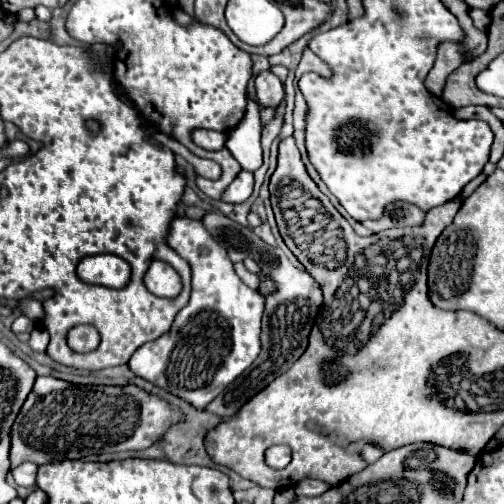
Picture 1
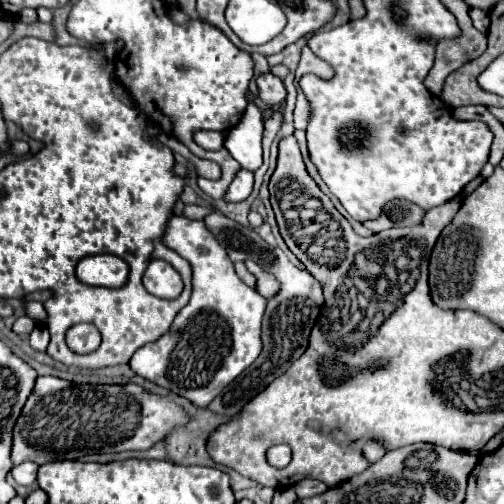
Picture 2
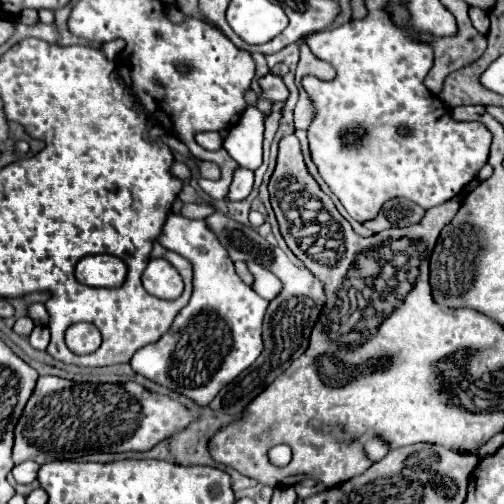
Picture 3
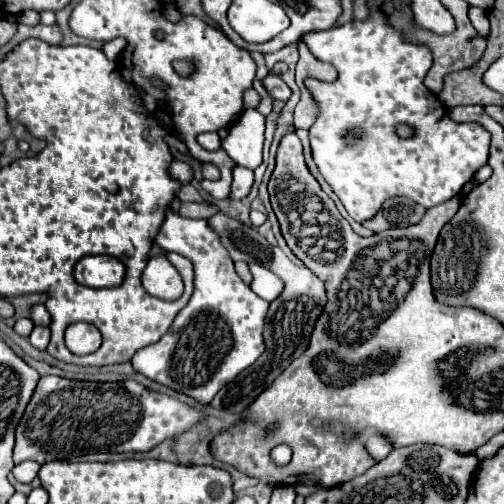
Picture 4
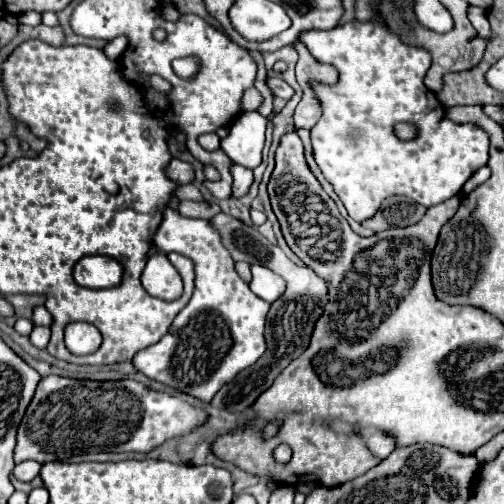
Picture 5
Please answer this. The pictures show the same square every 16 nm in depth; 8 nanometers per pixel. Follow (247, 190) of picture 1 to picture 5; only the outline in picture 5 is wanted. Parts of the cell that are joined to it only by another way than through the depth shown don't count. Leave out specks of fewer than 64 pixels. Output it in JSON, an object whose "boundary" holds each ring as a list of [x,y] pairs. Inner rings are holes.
{"boundary":[[[232,168],[232,176],[234,176],[234,184],[232,184],[232,198],[242,198],[248,194],[254,176],[252,170],[248,168]]]}

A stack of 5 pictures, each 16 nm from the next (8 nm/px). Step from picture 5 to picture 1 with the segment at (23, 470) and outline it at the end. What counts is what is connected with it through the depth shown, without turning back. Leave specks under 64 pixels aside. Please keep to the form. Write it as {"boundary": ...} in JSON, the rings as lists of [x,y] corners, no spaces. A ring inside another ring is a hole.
{"boundary":[[[20,464],[11,473],[18,486],[34,488],[36,486],[36,470],[38,470],[36,464]]]}

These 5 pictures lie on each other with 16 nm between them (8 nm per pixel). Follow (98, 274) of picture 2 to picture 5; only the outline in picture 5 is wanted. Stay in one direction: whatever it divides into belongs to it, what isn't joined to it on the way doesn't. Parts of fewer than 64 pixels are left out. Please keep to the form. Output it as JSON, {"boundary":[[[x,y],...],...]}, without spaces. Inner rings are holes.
{"boundary":[[[86,256],[74,266],[74,276],[80,286],[111,288],[120,284],[123,266],[108,256]]]}

